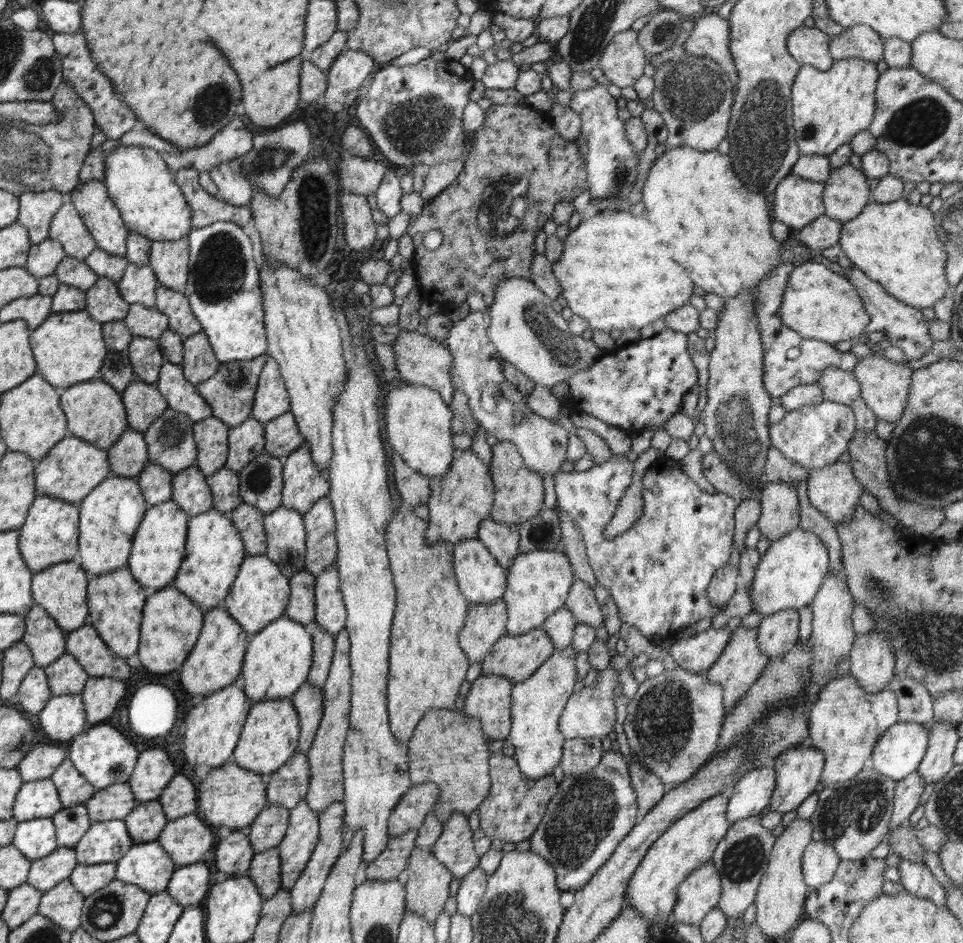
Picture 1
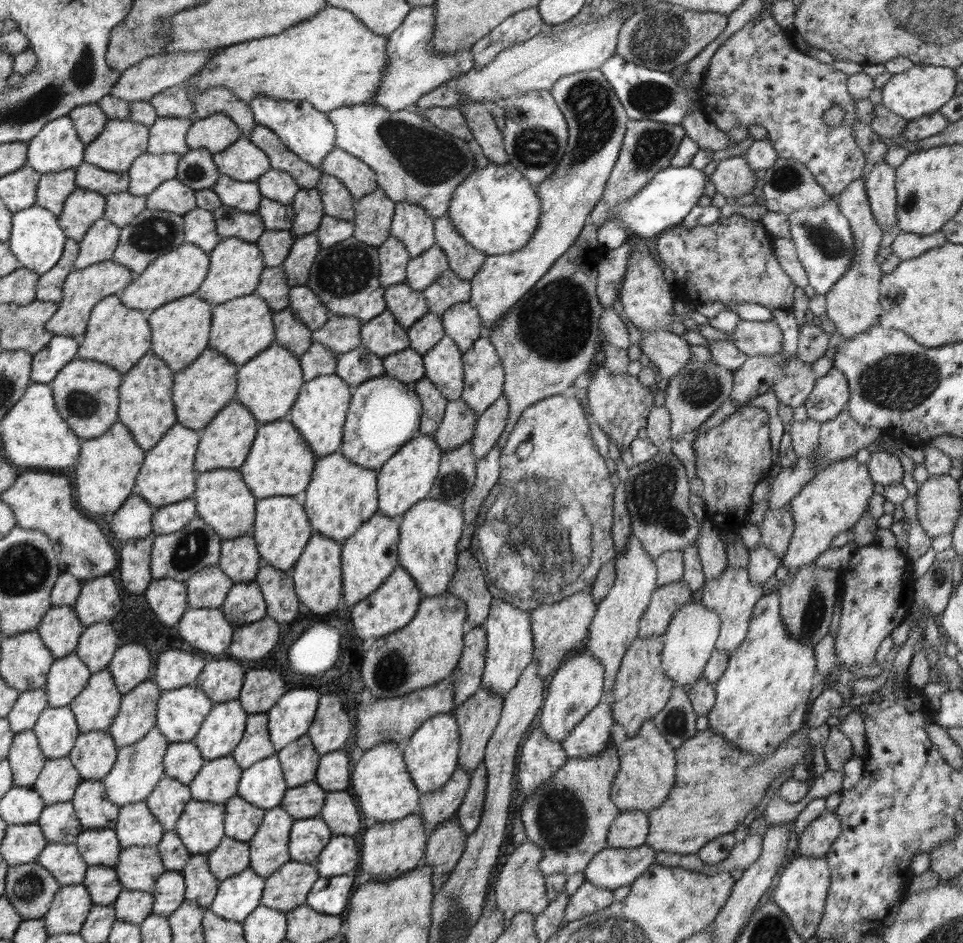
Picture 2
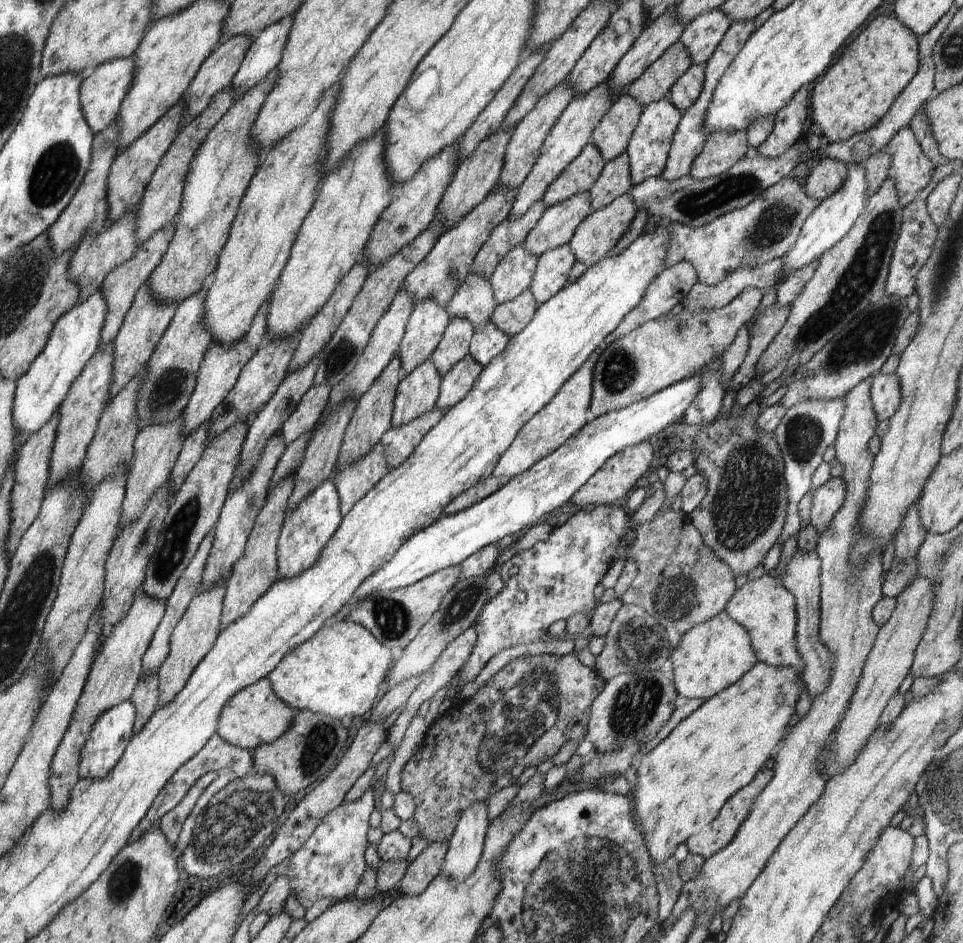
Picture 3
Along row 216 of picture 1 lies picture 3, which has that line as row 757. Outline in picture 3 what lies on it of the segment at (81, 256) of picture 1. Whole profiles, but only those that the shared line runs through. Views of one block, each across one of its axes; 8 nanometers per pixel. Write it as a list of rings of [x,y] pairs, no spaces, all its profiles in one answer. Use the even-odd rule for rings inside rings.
[[[138,588],[134,602],[130,604],[130,610],[126,612],[126,616],[122,620],[118,620],[118,624],[114,624],[110,636],[106,636],[106,640],[102,642],[102,646],[92,663],[82,696],[76,704],[74,716],[68,726],[68,732],[64,734],[62,742],[58,745],[54,758],[50,763],[49,772],[49,789],[50,789],[50,806],[56,812],[62,812],[62,808],[66,808],[68,800],[70,800],[70,792],[76,782],[78,782],[78,762],[80,762],[80,752],[88,740],[90,728],[96,720],[96,716],[100,716],[102,712],[106,712],[106,708],[116,706],[124,700],[129,700],[134,692],[138,681],[140,681],[140,673],[142,672],[142,659],[150,646],[150,641],[158,628],[158,624],[162,620],[166,610],[166,604],[162,600],[156,600],[154,596],[148,596]]]

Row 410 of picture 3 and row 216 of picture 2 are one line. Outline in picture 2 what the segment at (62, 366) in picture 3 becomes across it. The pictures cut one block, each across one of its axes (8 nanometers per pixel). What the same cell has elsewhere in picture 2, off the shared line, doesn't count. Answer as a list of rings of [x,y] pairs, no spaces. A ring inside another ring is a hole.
[[[35,205],[13,213],[11,223],[7,245],[10,247],[10,252],[20,261],[21,266],[40,275],[54,268],[62,256],[67,241],[62,227],[58,224],[57,215]]]

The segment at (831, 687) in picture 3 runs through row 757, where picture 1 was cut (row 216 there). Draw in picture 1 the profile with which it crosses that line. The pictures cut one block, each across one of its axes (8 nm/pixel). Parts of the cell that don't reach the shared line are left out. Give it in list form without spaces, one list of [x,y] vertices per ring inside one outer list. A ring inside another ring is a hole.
[[[790,173],[774,189],[772,216],[791,231],[809,225],[815,218],[825,215],[824,183],[806,180]]]

